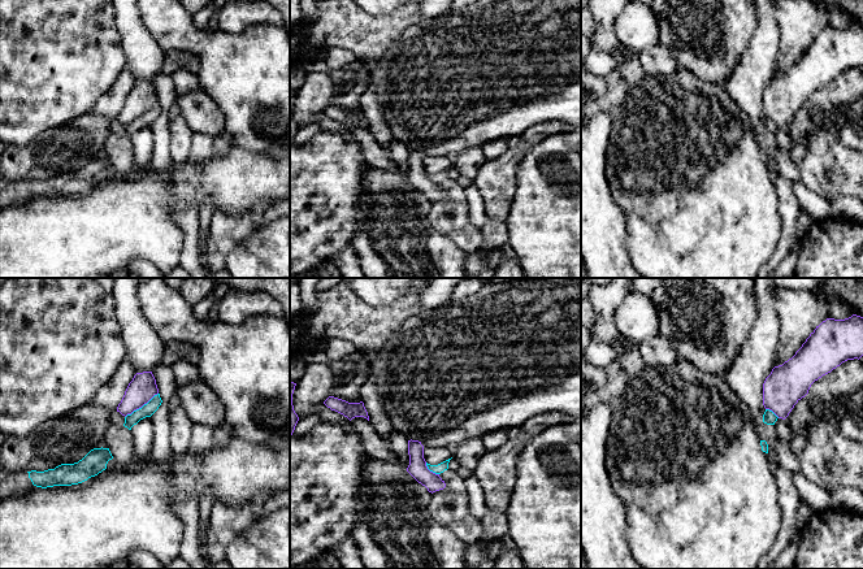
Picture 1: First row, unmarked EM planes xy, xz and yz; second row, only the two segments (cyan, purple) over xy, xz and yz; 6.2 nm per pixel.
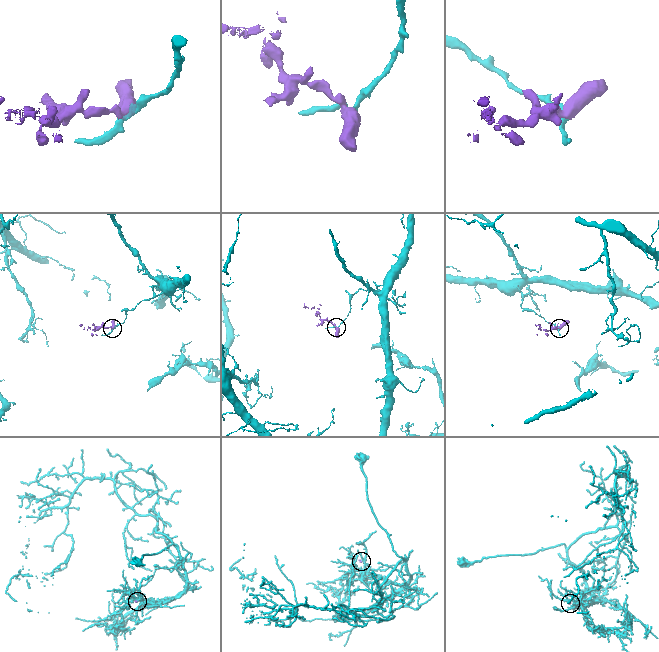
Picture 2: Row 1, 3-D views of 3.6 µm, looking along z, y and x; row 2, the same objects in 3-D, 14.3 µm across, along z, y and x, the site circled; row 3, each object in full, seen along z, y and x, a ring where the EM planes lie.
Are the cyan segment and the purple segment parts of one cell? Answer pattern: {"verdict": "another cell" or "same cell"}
{"verdict": "another cell"}

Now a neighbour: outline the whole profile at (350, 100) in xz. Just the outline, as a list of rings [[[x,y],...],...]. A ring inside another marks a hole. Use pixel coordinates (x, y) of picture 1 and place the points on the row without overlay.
[[[355,70],[355,77],[351,87],[344,94],[337,95],[330,101],[330,105],[346,109],[348,112],[360,112],[360,96],[367,90],[367,86],[368,81],[365,73],[363,70]]]

